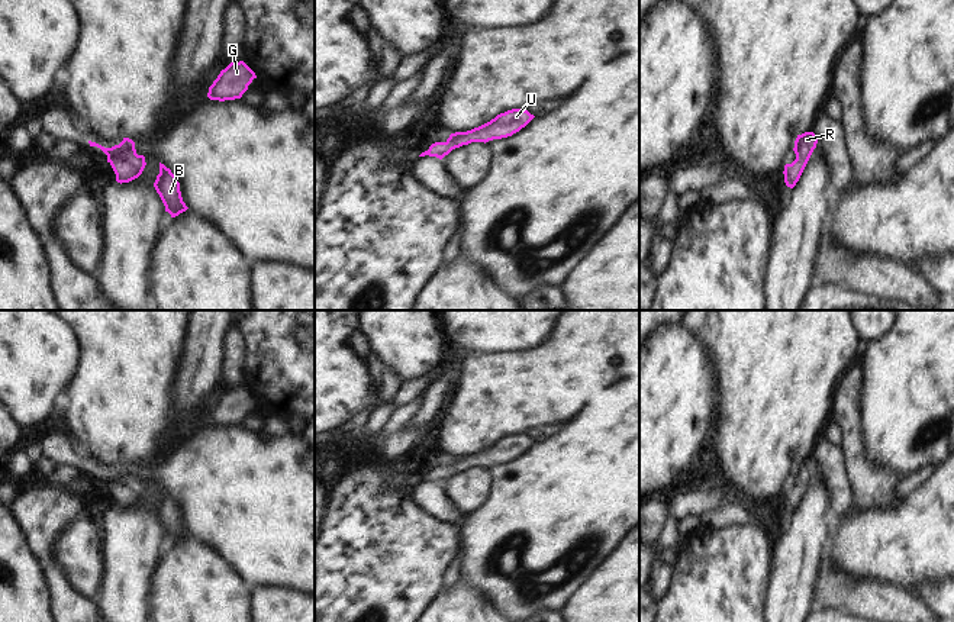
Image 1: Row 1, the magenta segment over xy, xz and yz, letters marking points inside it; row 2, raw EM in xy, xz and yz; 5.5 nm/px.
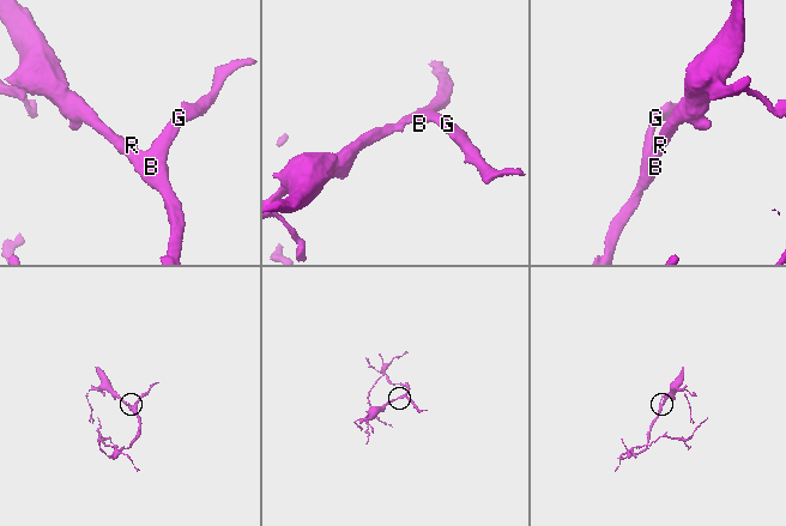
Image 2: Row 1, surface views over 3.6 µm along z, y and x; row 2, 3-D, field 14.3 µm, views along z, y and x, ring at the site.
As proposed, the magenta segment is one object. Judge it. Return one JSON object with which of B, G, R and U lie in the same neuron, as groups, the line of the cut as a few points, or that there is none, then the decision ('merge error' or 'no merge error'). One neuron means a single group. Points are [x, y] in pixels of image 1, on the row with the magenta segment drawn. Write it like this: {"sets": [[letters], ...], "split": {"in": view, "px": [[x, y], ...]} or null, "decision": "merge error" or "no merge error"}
{"sets": [["B", "G", "R", "U"]], "split": null, "decision": "no merge error"}

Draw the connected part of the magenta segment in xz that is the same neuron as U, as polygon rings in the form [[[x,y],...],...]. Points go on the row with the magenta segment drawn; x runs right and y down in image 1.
[[[512,109],[505,113],[497,115],[490,122],[474,128],[467,132],[451,133],[445,142],[435,142],[429,146],[428,151],[422,152],[419,157],[436,157],[442,159],[452,149],[471,142],[489,142],[493,139],[502,139],[512,136],[525,128],[535,116],[525,109]]]

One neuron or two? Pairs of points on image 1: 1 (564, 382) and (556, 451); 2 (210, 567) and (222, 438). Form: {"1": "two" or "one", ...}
{"1": "two", "2": "two"}

